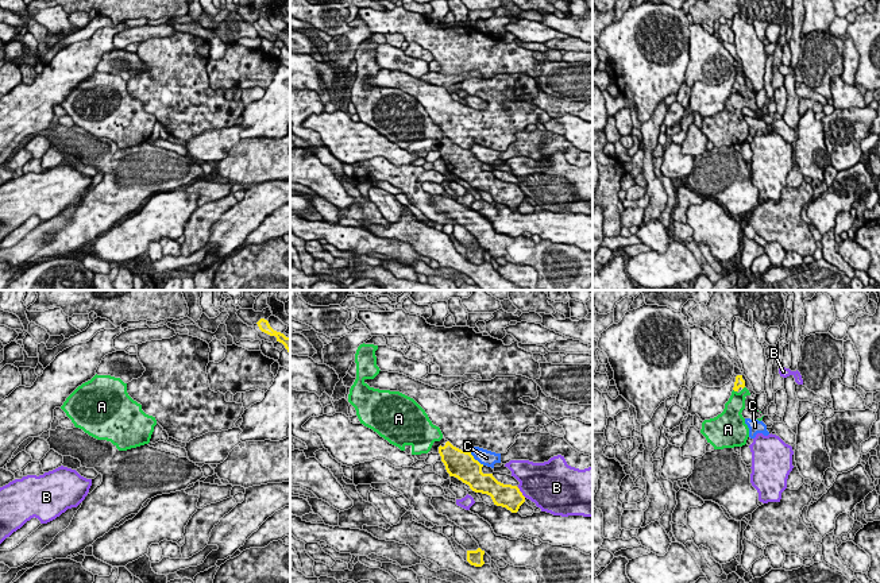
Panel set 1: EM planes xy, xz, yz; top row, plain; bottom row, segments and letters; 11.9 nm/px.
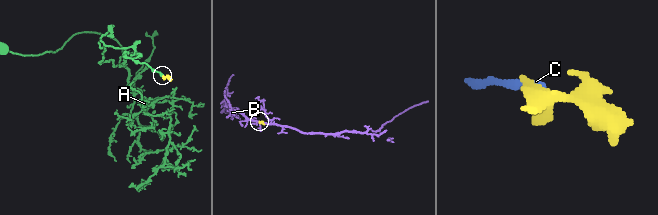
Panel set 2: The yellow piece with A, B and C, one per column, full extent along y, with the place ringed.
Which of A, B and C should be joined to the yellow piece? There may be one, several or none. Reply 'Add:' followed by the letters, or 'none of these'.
Add: A

